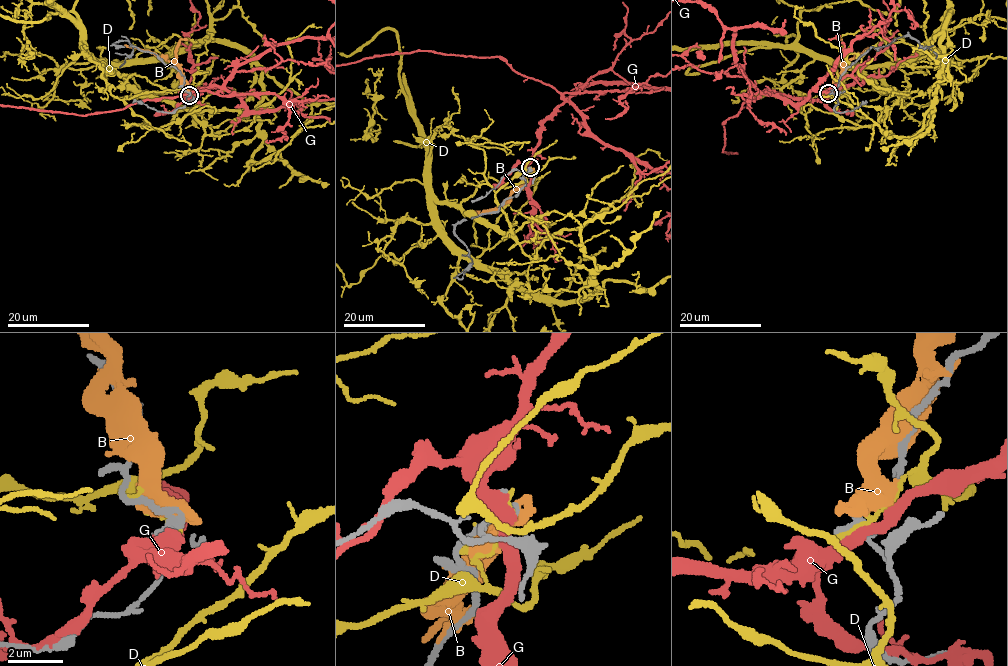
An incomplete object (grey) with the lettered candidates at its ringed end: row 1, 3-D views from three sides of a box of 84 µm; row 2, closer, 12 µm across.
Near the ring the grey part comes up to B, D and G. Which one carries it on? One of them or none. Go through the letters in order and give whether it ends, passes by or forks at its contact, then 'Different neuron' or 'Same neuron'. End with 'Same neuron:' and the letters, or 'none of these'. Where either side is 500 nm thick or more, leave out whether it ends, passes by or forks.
B: Different neuron
D: It ends there. Different neuron
G: Different neuron
Same neuron: none of these

